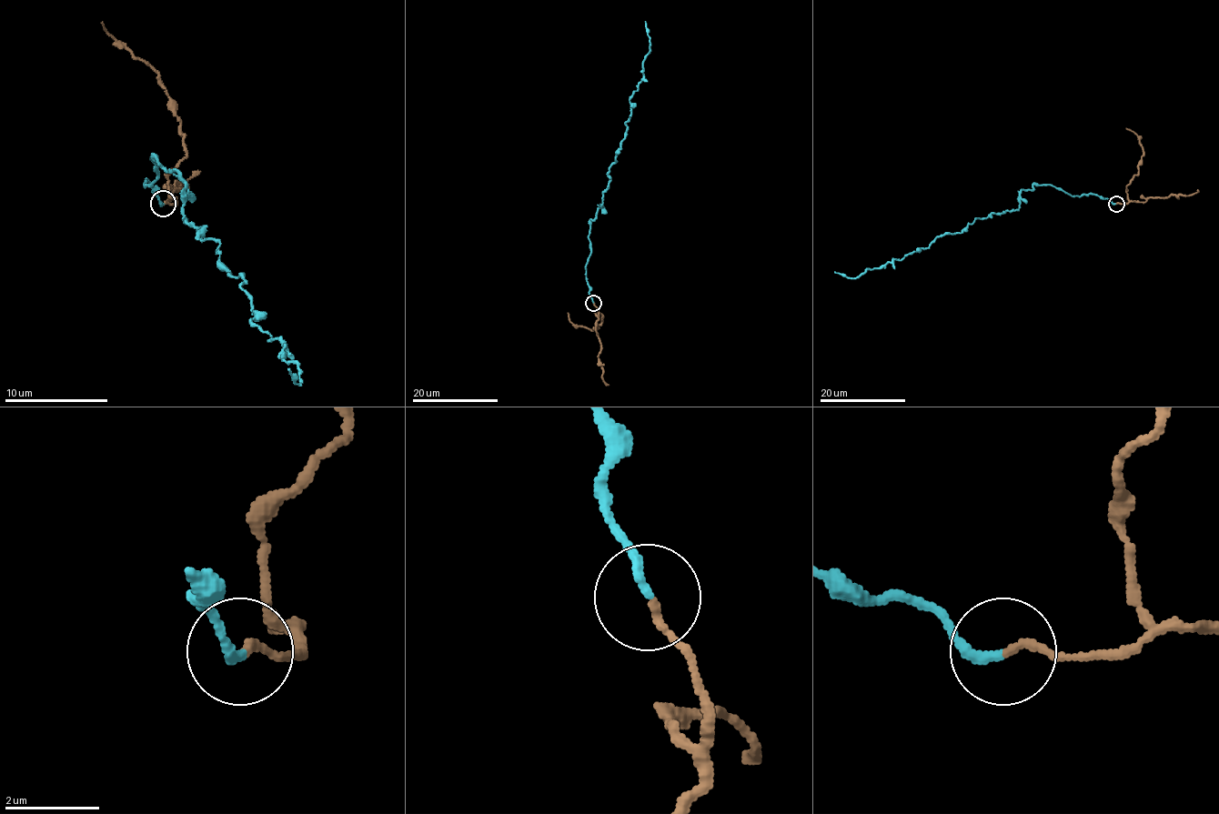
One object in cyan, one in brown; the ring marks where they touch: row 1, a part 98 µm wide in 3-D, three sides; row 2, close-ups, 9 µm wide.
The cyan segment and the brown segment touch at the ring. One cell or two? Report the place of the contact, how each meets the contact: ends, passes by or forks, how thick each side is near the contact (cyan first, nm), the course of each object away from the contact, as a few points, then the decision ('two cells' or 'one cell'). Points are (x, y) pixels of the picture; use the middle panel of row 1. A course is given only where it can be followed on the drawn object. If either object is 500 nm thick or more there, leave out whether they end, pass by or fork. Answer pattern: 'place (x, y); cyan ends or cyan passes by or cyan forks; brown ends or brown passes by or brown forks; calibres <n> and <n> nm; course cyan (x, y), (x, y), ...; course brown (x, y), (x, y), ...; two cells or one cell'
place (593, 303); cyan ends; brown ends; calibres 200 and 160 nm; course cyan (593, 302), (589, 221), (602, 206), (629, 97), (643, 77), (645, 22); course brown (594, 302), (598, 315), (595, 313), (602, 316), (600, 325), (593, 330), (575, 326), (567, 313); one cell

